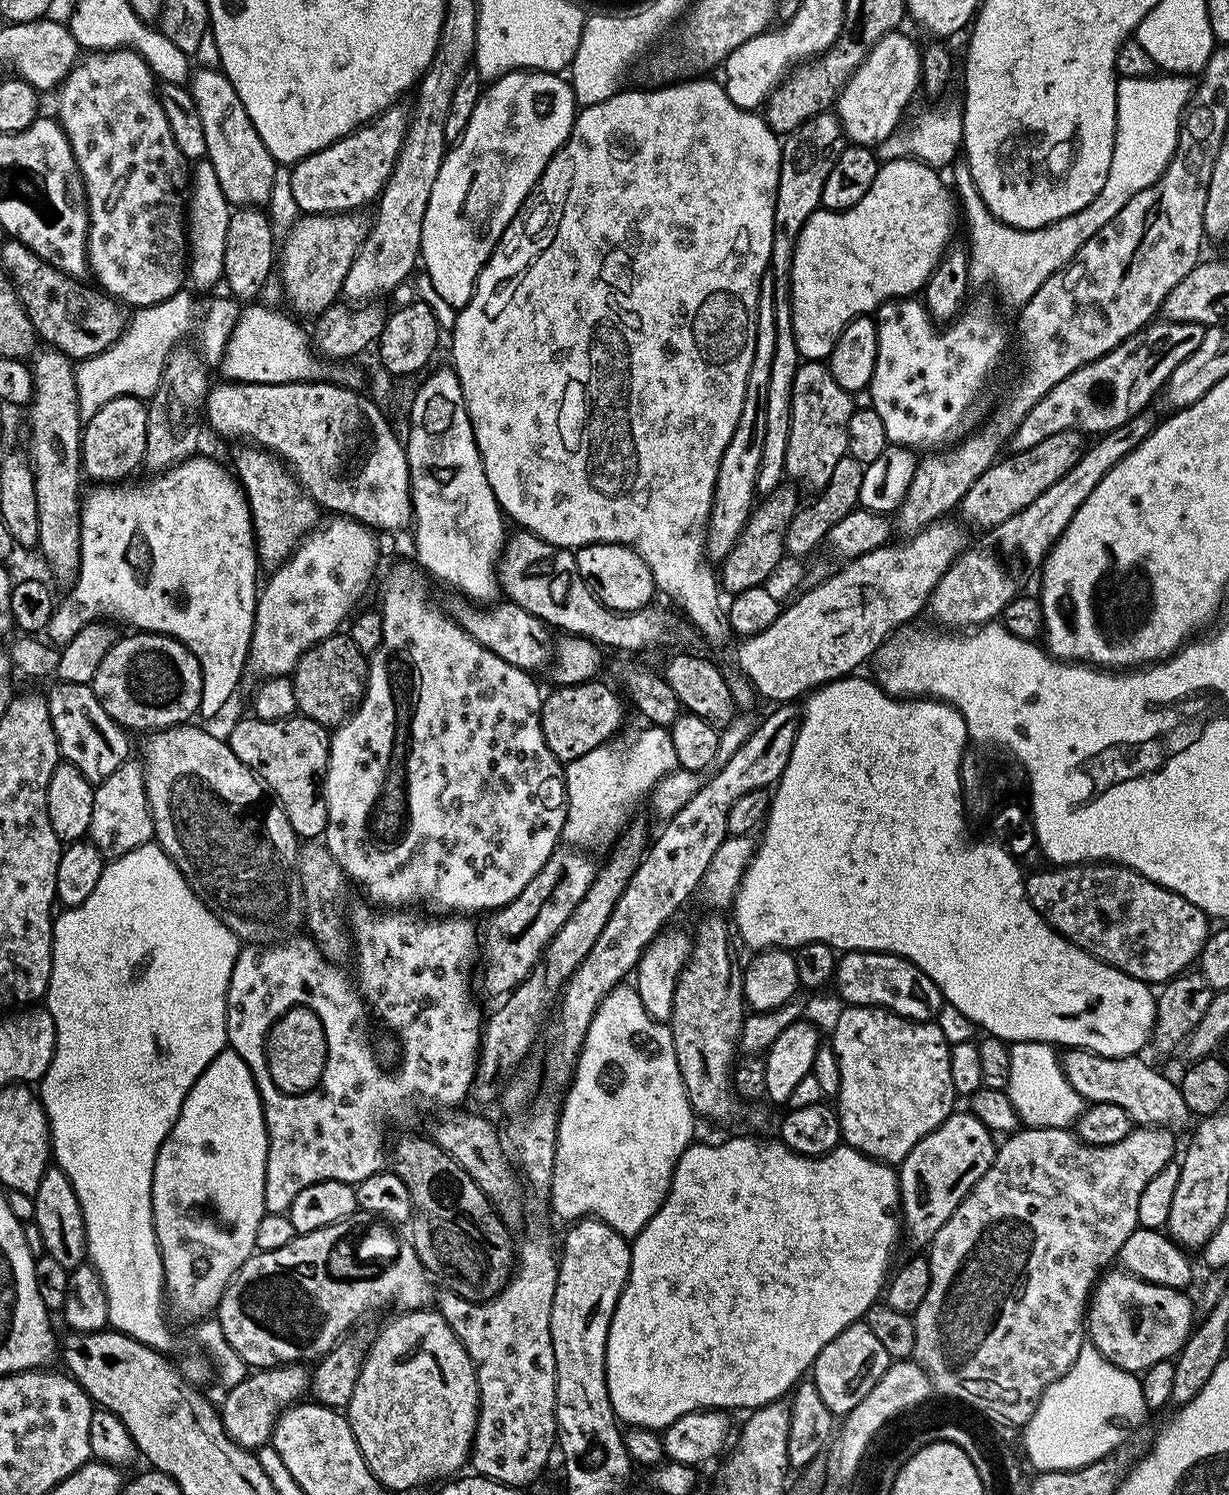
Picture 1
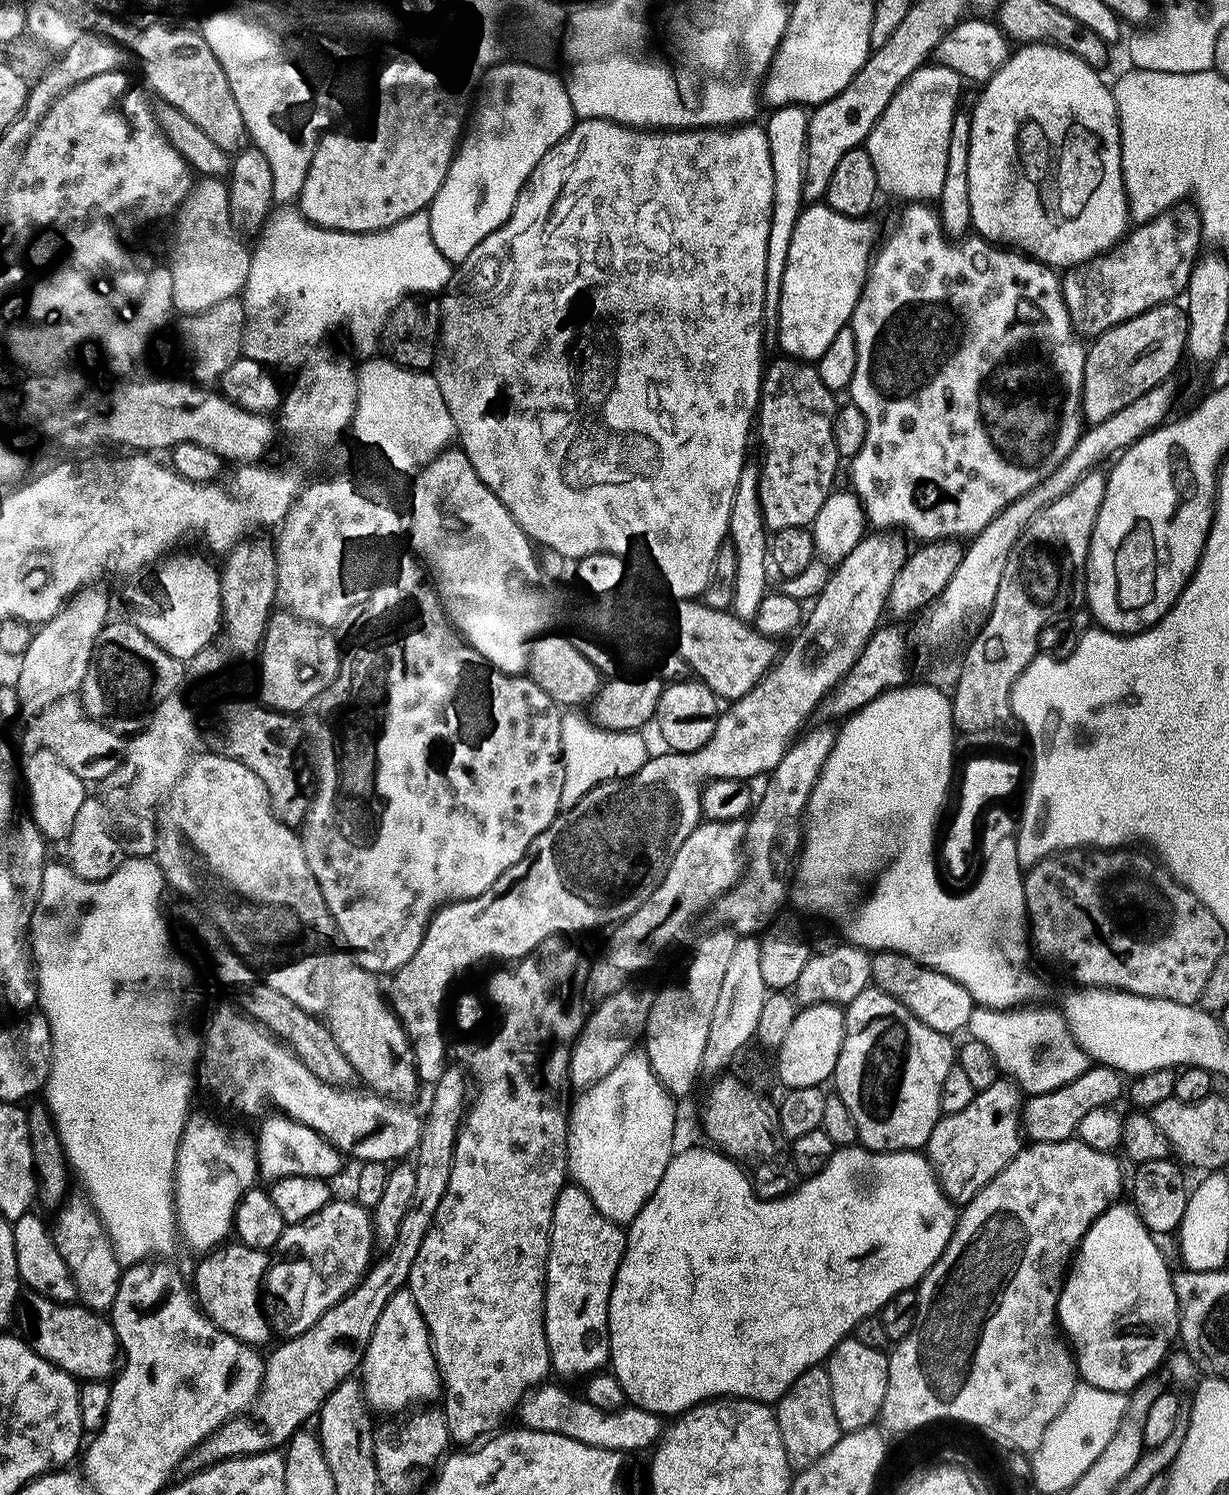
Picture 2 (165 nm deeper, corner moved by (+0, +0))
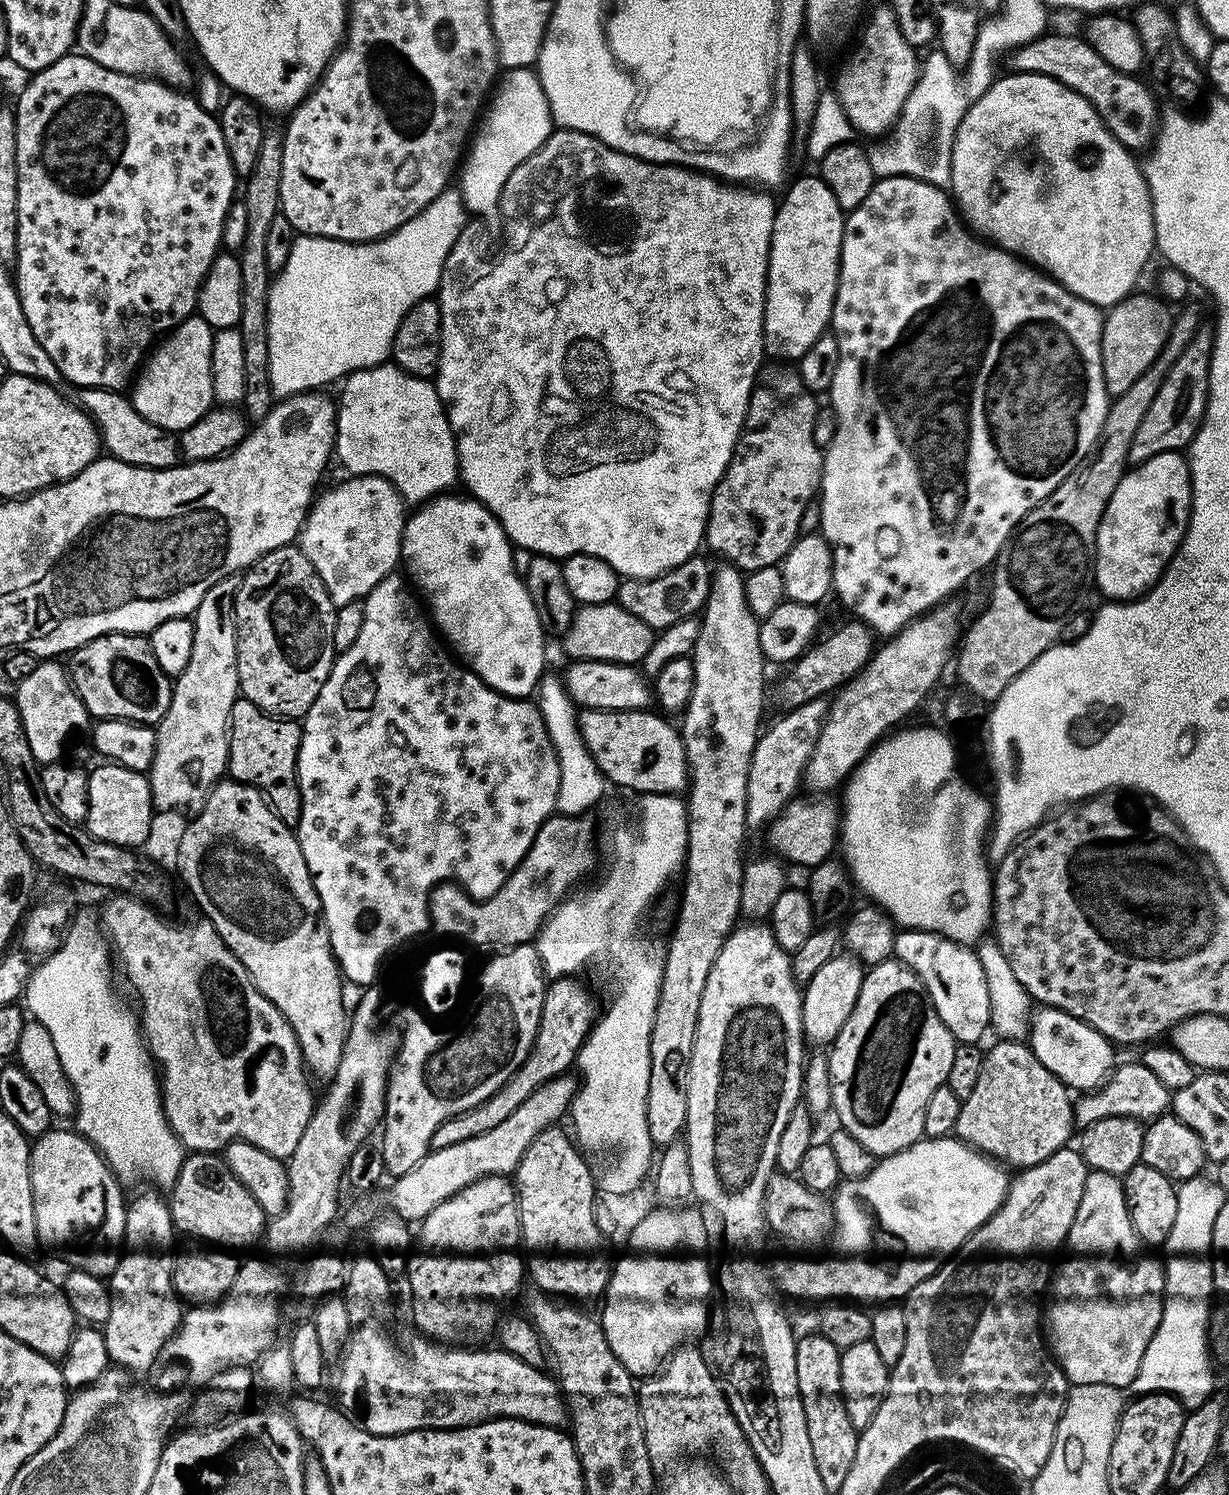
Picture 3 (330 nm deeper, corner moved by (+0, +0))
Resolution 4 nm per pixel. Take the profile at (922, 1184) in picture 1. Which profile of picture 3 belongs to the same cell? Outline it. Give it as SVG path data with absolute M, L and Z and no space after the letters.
M1001 1039L998 1043L983 1053L978 1082L970 1098L960 1105L954 1132L989 1157L1020 1164L1021 1169L1031 1168L1065 1147L1071 1136L1073 1139L1074 1100L1068 1097L1068 1085L1038 1062L1027 1043L1019 1039Z

